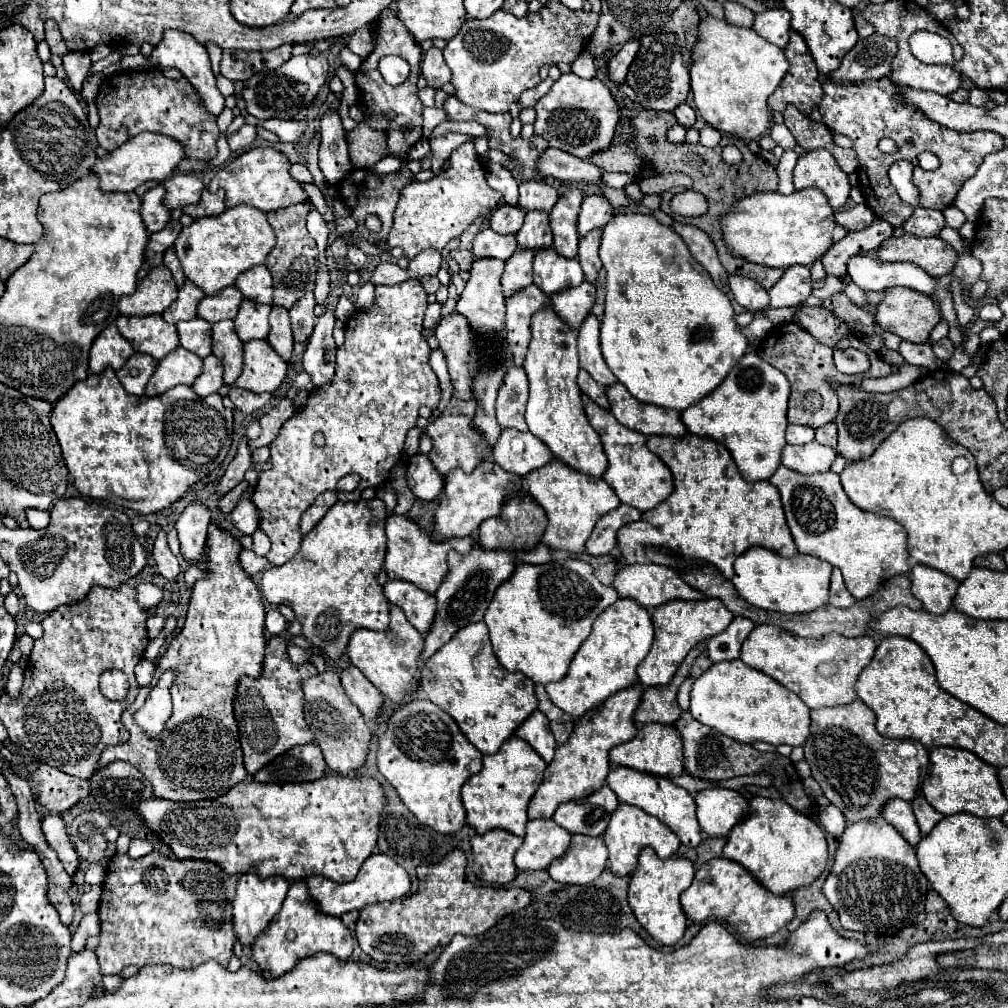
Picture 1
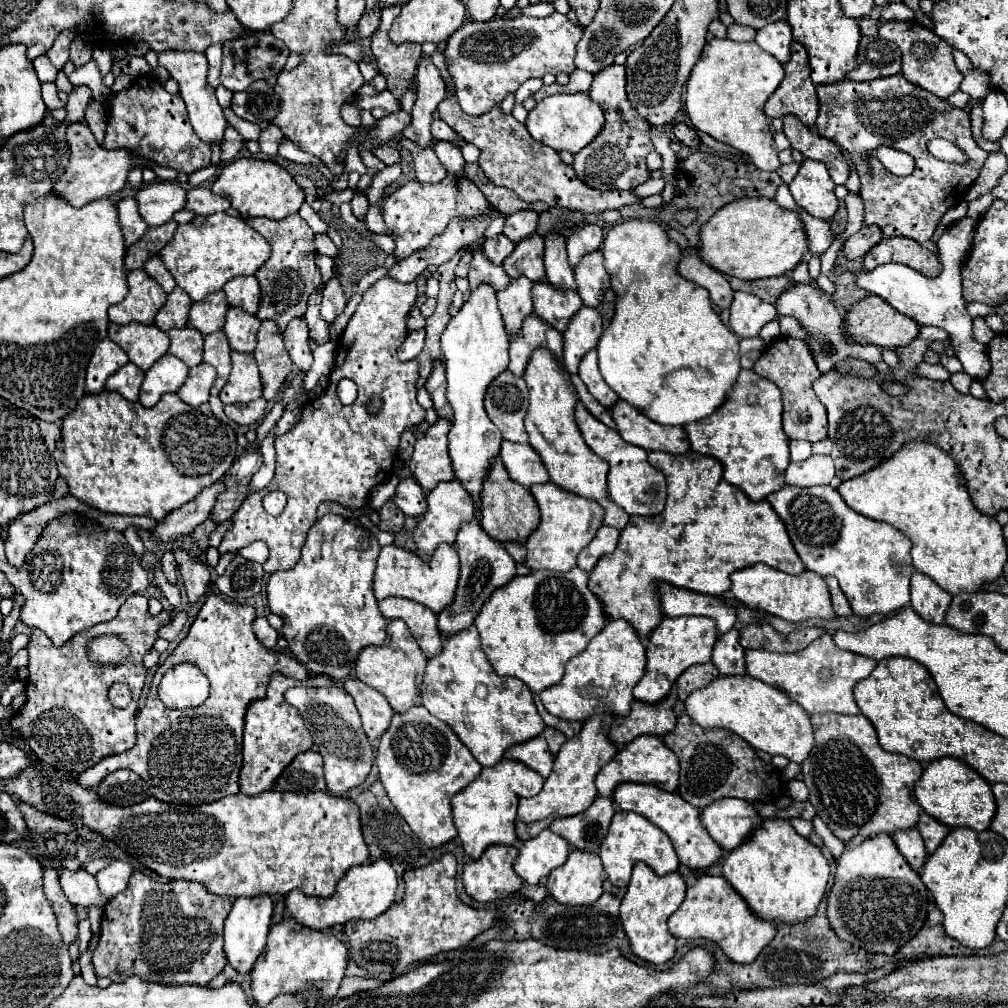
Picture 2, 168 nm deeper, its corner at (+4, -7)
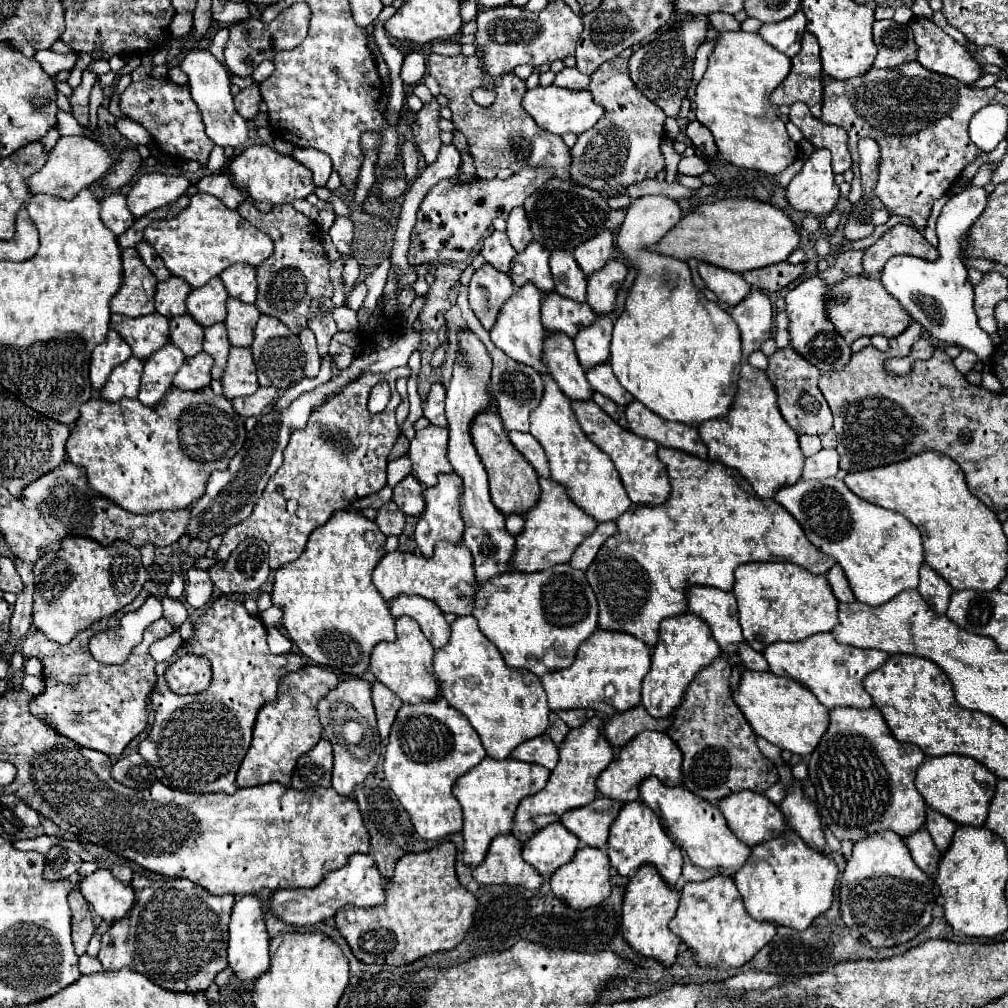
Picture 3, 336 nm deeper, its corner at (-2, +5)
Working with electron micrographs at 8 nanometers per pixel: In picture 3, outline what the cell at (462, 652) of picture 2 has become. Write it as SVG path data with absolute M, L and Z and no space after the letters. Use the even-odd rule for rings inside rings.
M458 616L452 622L452 636L446 646L436 650L434 654L434 674L438 678L440 696L448 700L450 706L454 706L458 712L462 712L470 726L478 732L482 746L488 756L494 760L504 760L510 756L510 752L522 744L524 740L530 740L534 736L540 736L548 728L548 700L546 692L542 688L542 682L538 676L534 676L530 670L524 668L510 668L506 666L504 658L500 656L498 648L484 638L484 634L478 628L478 622L474 616Z

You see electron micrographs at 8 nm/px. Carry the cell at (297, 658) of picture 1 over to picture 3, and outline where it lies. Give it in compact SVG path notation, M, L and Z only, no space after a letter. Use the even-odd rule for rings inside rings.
M220 596L214 600L214 604L196 620L194 636L176 650L176 654L188 654L188 652L210 658L212 666L210 688L204 692L204 700L178 700L178 696L174 696L168 684L164 684L164 670L166 666L172 664L172 660L168 658L166 662L156 664L156 674L160 676L150 696L150 706L154 710L154 726L150 728L148 736L138 742L138 754L154 766L156 778L168 788L174 788L180 792L234 794L238 790L236 774L238 774L240 762L244 760L246 750L250 748L252 726L260 706L276 698L278 680L288 672L300 670L304 666L304 658L294 652L272 656L266 644L266 628L260 622L260 618L254 618L252 614L248 614L242 602L234 602L226 596Z

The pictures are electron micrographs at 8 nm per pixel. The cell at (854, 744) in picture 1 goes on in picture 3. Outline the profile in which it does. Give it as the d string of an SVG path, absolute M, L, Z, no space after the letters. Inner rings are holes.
M848 706L832 708L830 726L808 758L808 780L816 788L816 804L822 822L838 840L858 842L880 830L894 830L902 838L908 836L906 846L914 862L928 876L934 876L942 854L934 846L928 830L922 828L926 802L914 786L916 770L924 758L918 746L902 744L890 734L880 710L874 706L864 710Z

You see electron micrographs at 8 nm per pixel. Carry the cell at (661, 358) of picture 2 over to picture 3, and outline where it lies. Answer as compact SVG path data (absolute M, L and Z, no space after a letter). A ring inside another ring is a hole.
M644 196L644 198L638 198L638 200L632 200L632 204L628 206L628 212L626 212L626 218L620 226L620 232L616 236L616 244L618 248L622 250L622 254L630 260L630 264L638 270L638 276L628 292L628 298L626 298L626 306L624 306L624 312L618 316L618 320L614 322L614 332L612 332L612 342L610 342L610 364L612 364L612 370L618 378L618 382L636 398L640 400L646 408L650 408L652 412L656 412L658 416L662 416L664 420L674 420L674 422L682 422L682 424L694 424L698 426L700 422L706 422L706 420L712 420L712 418L720 418L728 412L732 400L734 400L734 394L736 394L736 382L738 382L738 376L740 376L740 360L742 360L742 346L740 346L740 330L736 326L736 322L732 320L732 316L722 310L716 302L710 302L692 282L692 272L688 268L686 262L678 260L678 258L672 258L672 256L664 256L664 254L658 254L658 252L652 252L652 246L658 244L666 232L670 232L682 218L682 212L680 212L680 206L666 198L666 196Z

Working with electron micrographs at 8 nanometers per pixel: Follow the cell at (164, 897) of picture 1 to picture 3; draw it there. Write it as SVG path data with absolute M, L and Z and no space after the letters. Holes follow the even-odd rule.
M140 872L134 874L130 882L136 900L128 914L120 920L114 920L108 932L102 936L102 950L98 960L104 970L130 968L134 972L150 976L152 982L166 990L206 990L216 974L228 966L226 946L228 946L228 922L230 910L234 906L234 896L214 896L206 888L190 882L188 878L148 878Z

